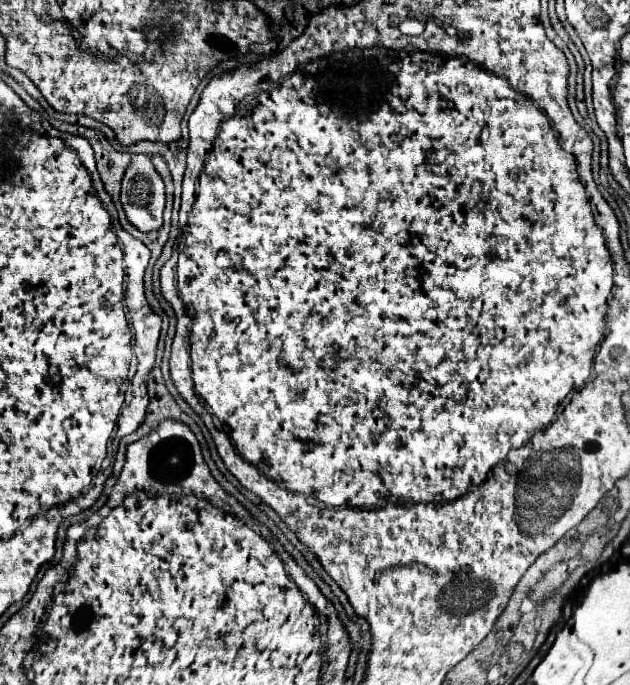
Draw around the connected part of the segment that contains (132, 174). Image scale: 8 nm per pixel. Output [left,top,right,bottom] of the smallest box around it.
[120,153,164,233]

